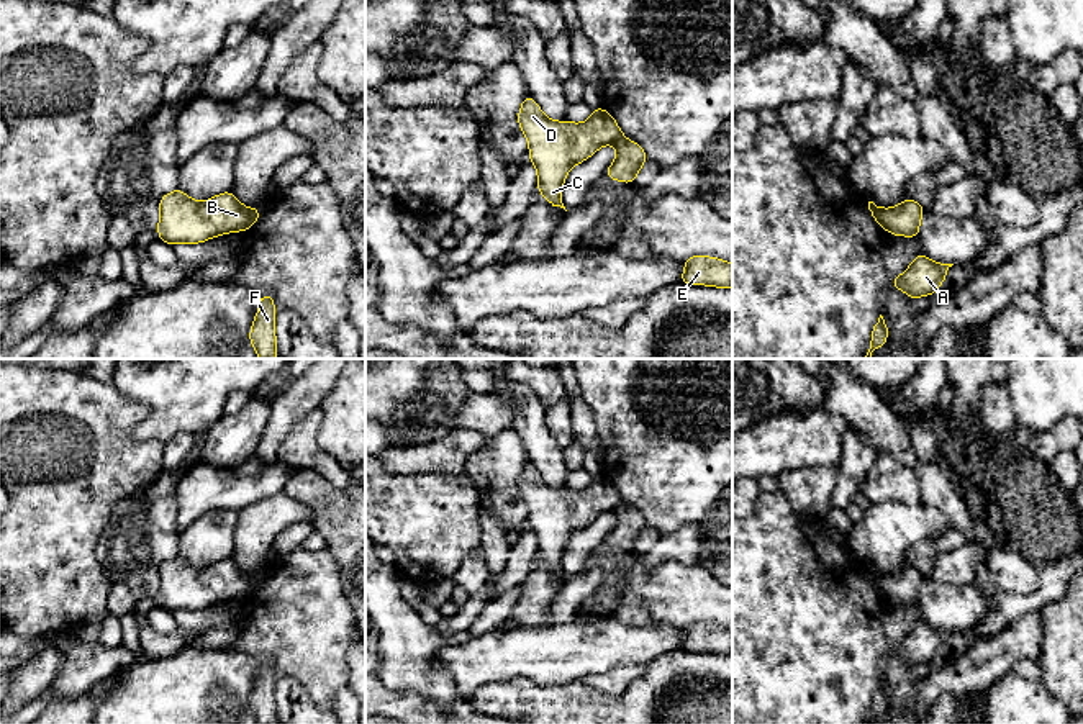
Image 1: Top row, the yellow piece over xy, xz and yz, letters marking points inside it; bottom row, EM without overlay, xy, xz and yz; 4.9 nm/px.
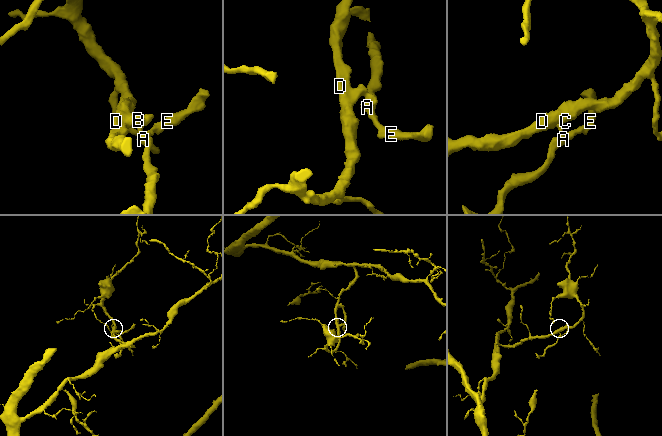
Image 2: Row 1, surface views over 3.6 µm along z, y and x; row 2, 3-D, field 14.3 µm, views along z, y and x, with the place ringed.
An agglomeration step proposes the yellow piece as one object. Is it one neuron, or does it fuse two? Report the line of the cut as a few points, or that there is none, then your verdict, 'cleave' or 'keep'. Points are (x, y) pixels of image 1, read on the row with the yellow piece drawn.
cut in xz along (623, 136), (613, 143); cleave

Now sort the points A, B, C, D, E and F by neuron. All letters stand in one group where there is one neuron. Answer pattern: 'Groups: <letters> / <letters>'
Groups: A E F / B C D

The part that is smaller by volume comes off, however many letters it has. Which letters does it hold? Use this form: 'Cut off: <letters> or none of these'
Cut off: A, E, F

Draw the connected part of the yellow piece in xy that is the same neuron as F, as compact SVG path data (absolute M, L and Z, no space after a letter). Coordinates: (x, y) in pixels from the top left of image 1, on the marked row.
M262 295L249 333L249 341L259 359L277 359L275 316L274 296Z

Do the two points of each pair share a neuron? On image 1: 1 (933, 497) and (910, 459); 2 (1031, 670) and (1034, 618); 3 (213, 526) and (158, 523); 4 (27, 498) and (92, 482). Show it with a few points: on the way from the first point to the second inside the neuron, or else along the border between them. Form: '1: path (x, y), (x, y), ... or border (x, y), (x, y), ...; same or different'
1: path (933, 487), (933, 482), (919, 469); same
2: border (1036, 659), (1019, 659), (1011, 670); different
3: border (177, 534), (179, 554); different
4: path (43, 498), (53, 498), (69, 482), (76, 482); same

